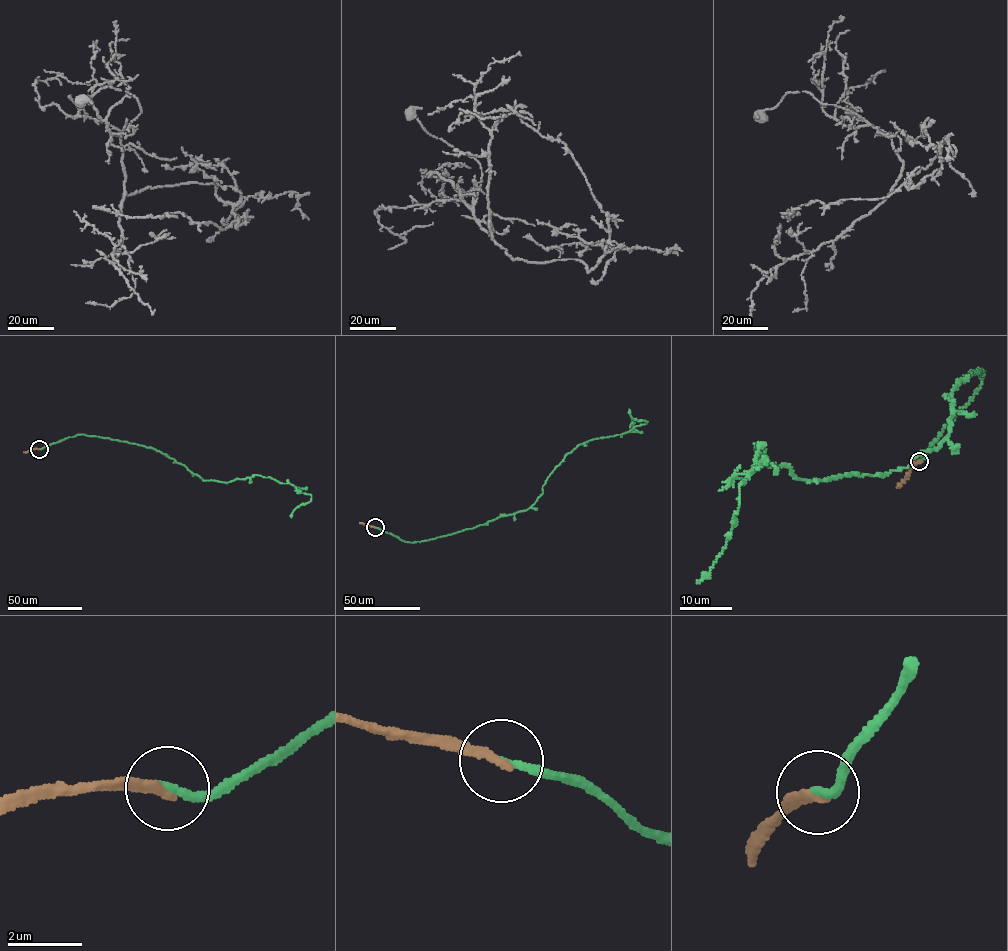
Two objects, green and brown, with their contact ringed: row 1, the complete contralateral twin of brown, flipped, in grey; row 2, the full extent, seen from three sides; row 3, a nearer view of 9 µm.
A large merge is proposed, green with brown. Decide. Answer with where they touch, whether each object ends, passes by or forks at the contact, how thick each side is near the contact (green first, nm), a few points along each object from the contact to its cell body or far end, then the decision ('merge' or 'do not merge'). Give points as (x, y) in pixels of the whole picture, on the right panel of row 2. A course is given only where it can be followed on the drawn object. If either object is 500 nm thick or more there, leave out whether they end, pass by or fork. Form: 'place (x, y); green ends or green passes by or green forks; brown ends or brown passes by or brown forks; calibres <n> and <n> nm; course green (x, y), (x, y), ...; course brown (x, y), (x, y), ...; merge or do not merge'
place (919, 461); green ends; brown ends; calibres 220 and 260 nm; course green (919, 461), (982, 370), (958, 380), (936, 448), (882, 475), (801, 479), (758, 445), (726, 545), (696, 581); course brown (919, 461), (899, 485); do not merge

